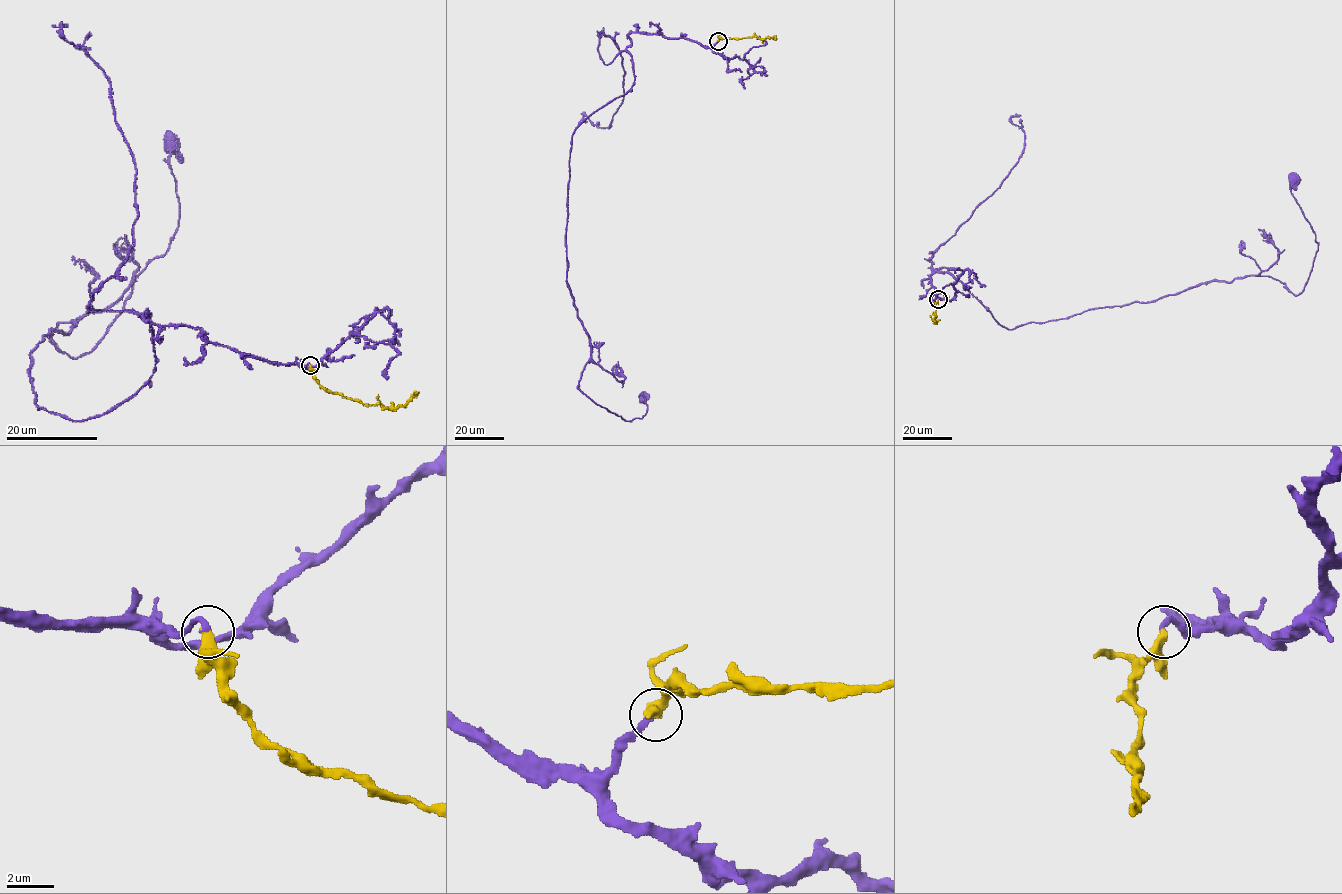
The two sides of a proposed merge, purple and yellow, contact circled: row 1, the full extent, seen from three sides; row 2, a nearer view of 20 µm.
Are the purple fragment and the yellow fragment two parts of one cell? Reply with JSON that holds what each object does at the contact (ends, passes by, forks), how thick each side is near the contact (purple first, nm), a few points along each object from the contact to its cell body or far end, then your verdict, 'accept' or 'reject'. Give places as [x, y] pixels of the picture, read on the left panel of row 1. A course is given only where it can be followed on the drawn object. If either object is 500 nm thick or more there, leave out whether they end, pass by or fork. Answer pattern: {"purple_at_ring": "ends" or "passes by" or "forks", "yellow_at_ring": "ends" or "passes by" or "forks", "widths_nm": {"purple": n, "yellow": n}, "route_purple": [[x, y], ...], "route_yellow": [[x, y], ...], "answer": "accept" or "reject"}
{"purple_at_ring": "ends", "yellow_at_ring": "ends", "widths_nm": {"purple": 240, "yellow": 440}, "route_purple": [[310, 366], [141, 315], [133, 394], [35, 403], [43, 337], [90, 351], [167, 249], [171, 144]], "route_yellow": [[310, 366], [313, 378], [324, 387], [368, 404], [398, 408], [415, 394], [413, 392]], "answer": "accept"}

